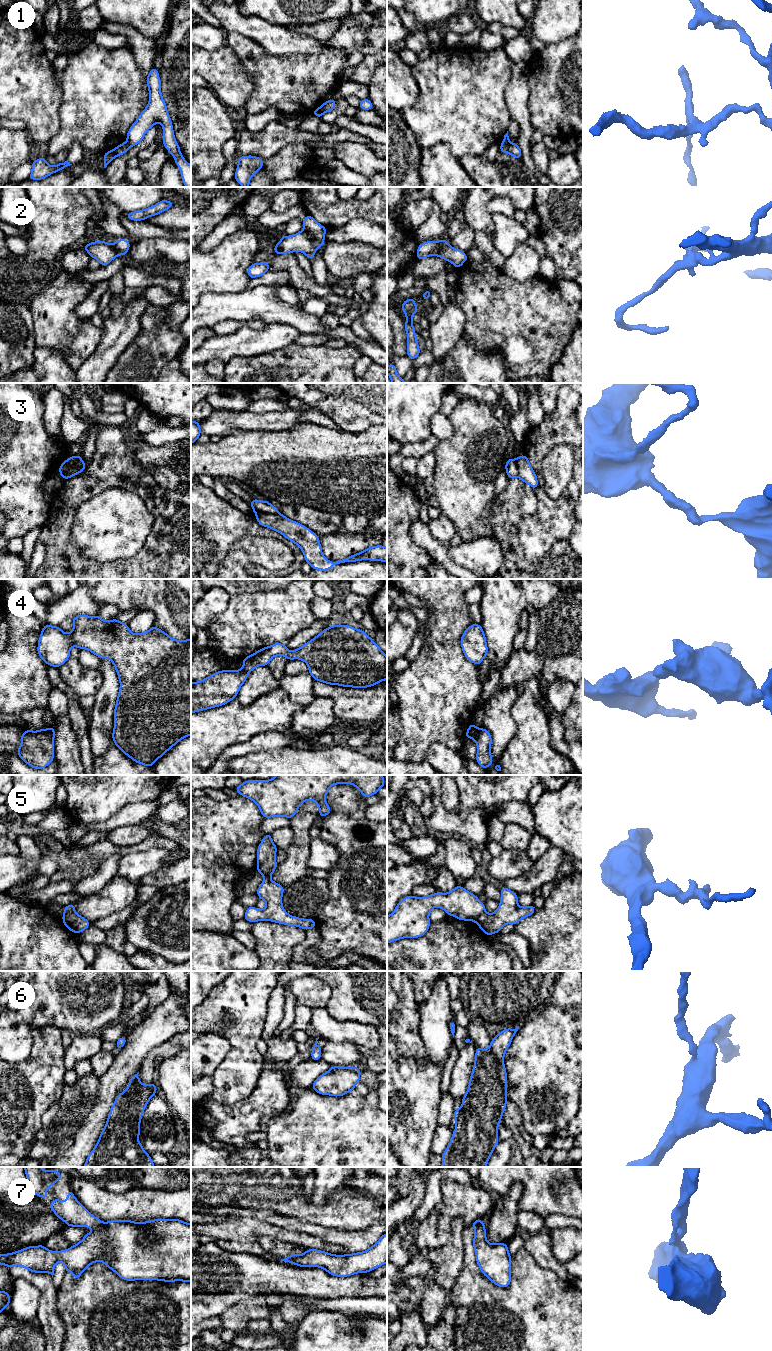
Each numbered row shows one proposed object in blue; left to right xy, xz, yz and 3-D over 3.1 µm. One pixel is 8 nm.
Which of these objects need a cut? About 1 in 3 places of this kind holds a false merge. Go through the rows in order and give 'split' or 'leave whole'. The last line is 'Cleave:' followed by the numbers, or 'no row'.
1: split
2: split
3: split
4: split
5: split
6: leave whole
7: split
Cleave: 1, 2, 3, 4, 5, 7

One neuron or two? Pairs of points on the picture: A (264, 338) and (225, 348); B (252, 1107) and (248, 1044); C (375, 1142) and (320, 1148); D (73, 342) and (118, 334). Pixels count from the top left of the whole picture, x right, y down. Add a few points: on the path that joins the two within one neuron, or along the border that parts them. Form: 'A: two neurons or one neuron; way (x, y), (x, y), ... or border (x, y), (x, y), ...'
A: one neuron; way (254, 342), (235, 344)
B: two neurons; border (261, 1072), (255, 1088), (243, 1099), (230, 1104)
C: one neuron; way (361, 1145), (339, 1145), (334, 1148)
D: two neurons; border (101, 332), (101, 338), (96, 349), (88, 357)

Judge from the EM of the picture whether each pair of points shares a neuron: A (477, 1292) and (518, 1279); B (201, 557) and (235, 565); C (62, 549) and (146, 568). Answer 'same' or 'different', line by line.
A: same
B: different
C: same

